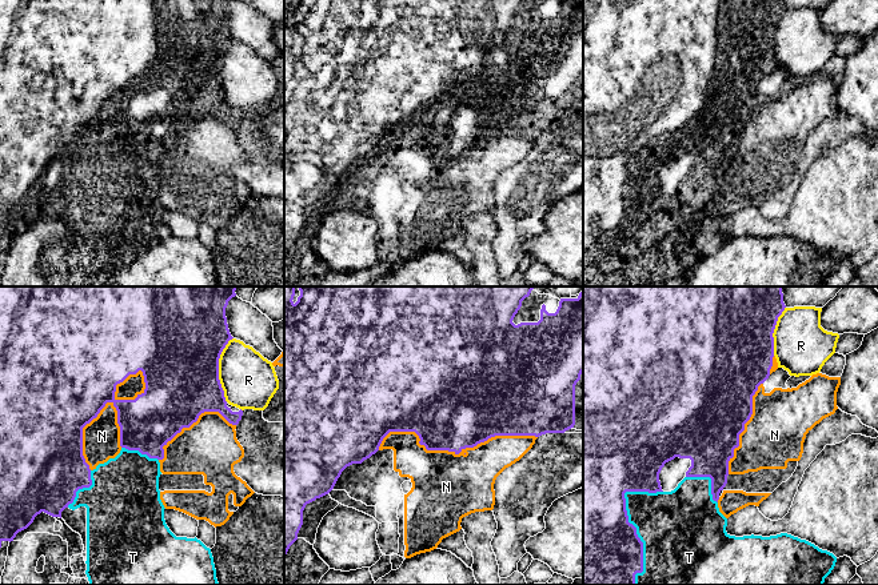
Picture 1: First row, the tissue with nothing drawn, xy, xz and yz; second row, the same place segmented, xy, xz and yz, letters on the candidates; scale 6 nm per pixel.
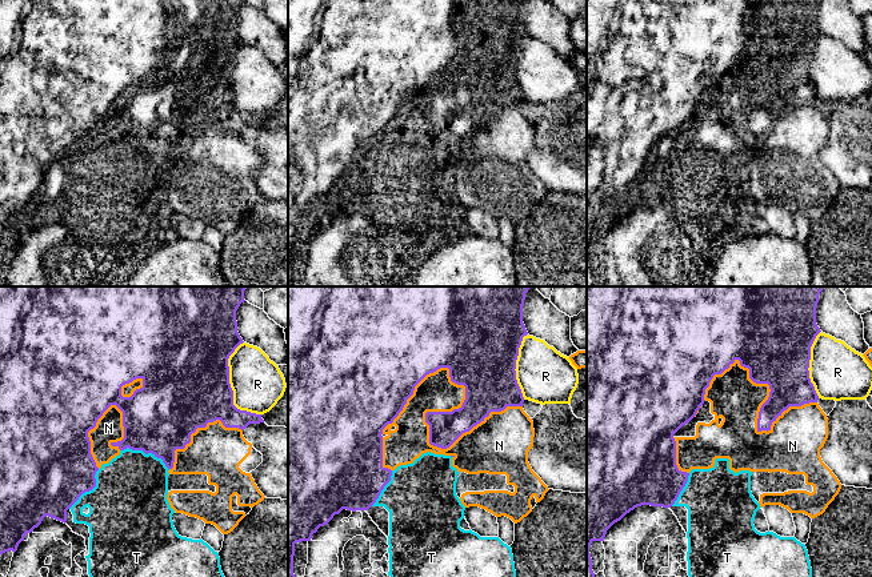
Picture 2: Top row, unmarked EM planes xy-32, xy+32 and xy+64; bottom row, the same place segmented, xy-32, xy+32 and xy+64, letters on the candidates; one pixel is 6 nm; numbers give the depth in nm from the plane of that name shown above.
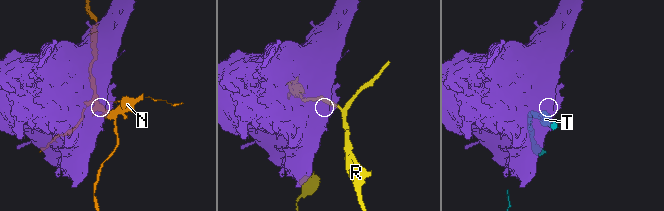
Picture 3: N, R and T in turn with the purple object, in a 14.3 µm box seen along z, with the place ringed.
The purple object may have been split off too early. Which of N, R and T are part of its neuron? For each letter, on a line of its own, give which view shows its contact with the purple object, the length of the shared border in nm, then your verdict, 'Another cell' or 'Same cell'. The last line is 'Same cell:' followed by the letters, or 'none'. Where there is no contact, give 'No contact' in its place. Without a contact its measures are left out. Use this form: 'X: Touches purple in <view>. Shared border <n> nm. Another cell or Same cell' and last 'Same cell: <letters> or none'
N: Touches purple in xz. Shared border 950 nm. Another cell
R: Touches purple in xy. Shared border 400 nm. Another cell
T: Touches purple in yz. Shared border 600 nm. Another cell
Same cell: none

